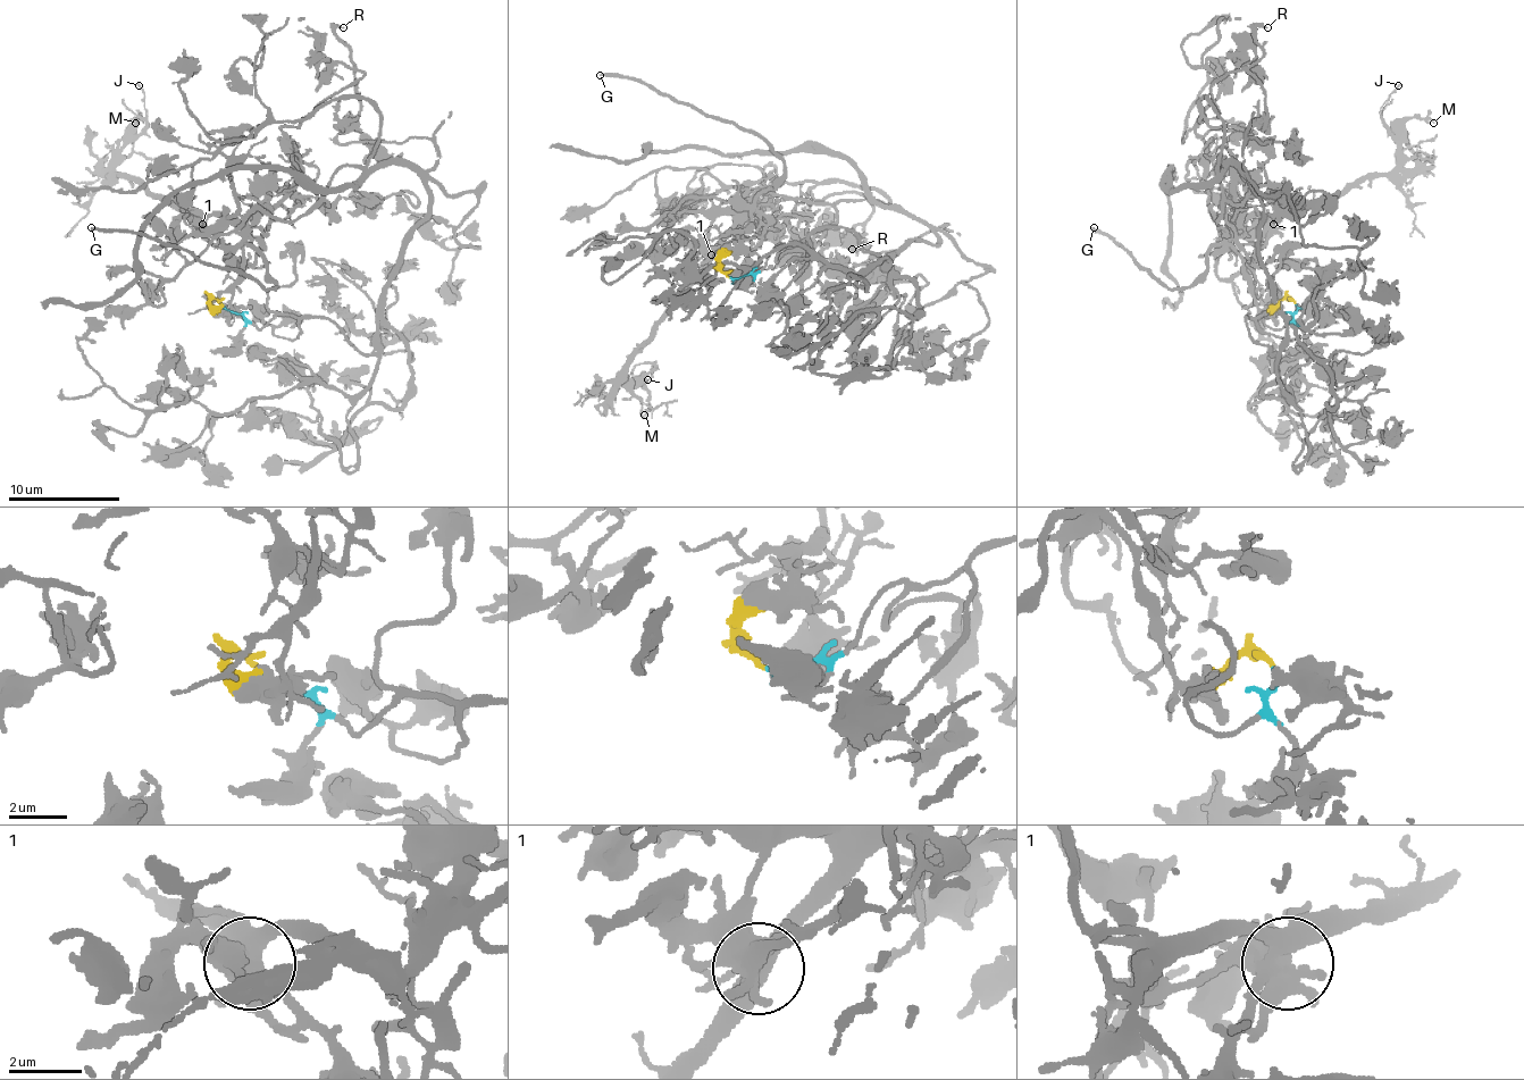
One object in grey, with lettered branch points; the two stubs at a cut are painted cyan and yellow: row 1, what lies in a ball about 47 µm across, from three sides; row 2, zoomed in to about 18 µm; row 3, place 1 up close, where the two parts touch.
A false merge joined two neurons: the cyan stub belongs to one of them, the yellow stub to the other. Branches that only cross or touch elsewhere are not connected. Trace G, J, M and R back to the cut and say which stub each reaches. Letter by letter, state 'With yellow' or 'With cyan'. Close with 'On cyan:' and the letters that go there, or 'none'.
G: With yellow
J: With yellow
M: With yellow
R: With cyan
On cyan: R

